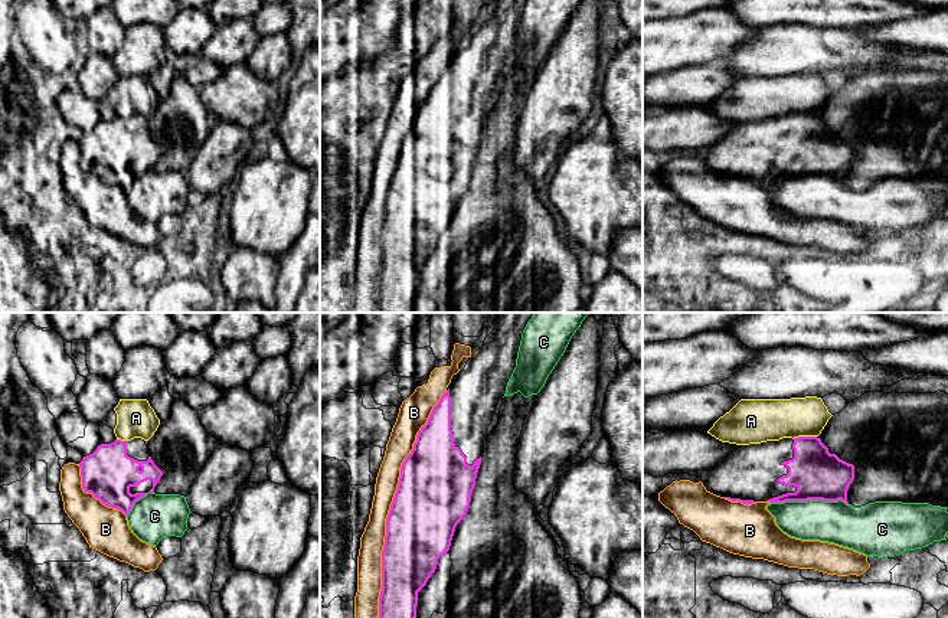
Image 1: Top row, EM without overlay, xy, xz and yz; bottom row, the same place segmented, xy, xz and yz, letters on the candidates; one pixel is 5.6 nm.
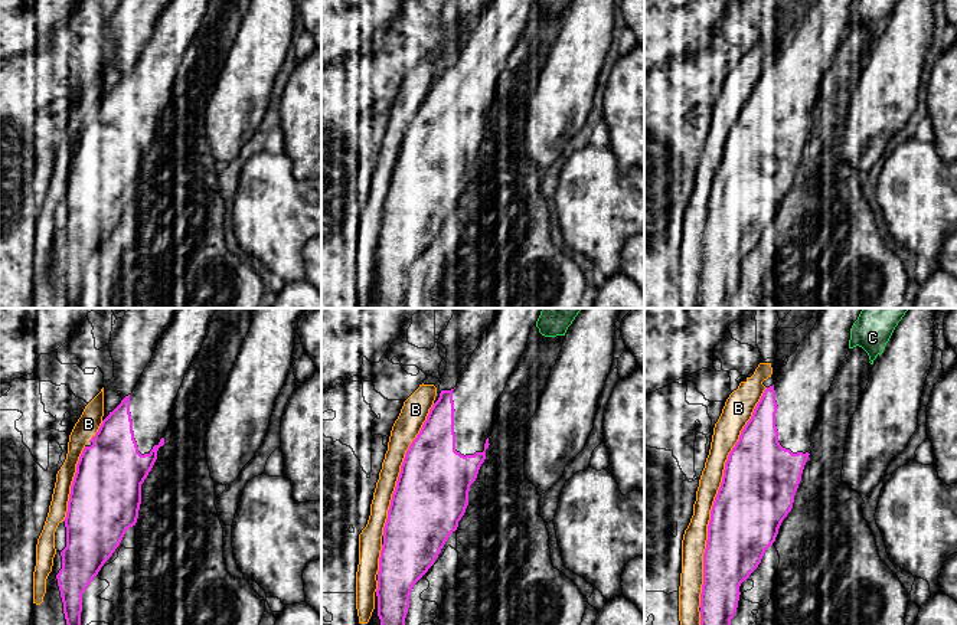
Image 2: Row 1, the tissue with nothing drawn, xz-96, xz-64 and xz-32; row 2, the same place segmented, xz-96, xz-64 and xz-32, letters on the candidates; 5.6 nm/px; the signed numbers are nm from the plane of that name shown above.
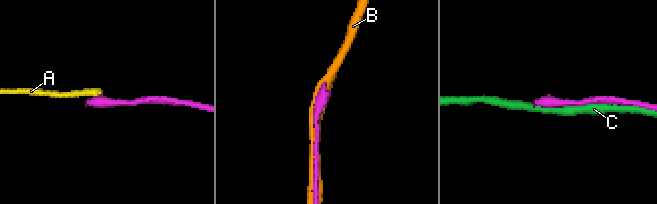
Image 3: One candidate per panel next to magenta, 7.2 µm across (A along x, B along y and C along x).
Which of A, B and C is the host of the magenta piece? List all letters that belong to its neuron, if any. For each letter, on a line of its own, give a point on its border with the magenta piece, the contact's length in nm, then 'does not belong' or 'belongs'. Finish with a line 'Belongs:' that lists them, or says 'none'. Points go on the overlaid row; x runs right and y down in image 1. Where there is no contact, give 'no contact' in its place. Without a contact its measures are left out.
A: yz (804, 437) | 140 nm | does not belong
B: xz (391, 504) | 1300 nm | does not belong
C: yz (810, 499) | 440 nm | does not belong
Belongs: none

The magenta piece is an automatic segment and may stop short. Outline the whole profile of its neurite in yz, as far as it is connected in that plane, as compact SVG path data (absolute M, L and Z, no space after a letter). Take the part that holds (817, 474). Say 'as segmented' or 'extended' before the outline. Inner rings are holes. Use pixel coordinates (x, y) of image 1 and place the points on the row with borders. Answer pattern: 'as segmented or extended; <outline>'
extended; M817 436L739 445L705 471L707 491L730 501L847 501L854 465L830 454Z

